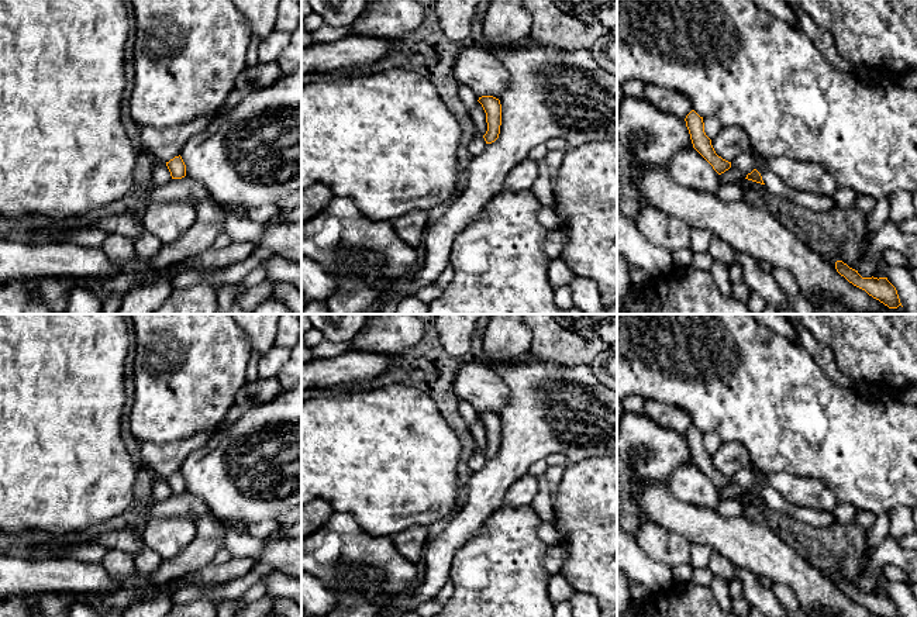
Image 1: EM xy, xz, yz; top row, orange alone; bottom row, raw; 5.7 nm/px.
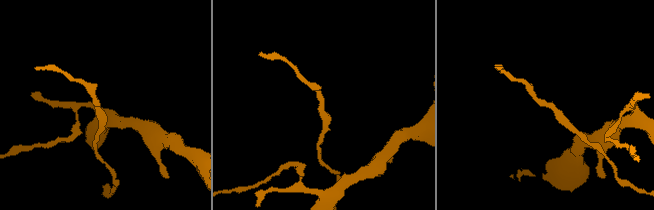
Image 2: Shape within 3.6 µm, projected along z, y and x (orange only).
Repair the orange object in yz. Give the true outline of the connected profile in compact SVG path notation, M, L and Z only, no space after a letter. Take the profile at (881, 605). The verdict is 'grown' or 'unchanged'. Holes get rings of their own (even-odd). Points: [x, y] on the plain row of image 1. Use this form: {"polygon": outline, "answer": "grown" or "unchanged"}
{"polygon": "M842 576L835 578L835 585L849 599L865 606L873 614L879 617L900 617L896 603L887 593L862 593L858 586L849 583Z", "answer": "unchanged"}

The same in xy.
{"polygon": "M180 470L166 478L166 482L170 487L172 494L182 494L186 492L186 480Z", "answer": "unchanged"}

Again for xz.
{"polygon": "M482 411L478 417L482 420L486 428L487 447L483 454L486 459L492 459L499 454L500 449L501 420L500 416L493 411Z", "answer": "unchanged"}

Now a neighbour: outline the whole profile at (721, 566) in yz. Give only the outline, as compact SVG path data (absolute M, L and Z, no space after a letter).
M716 551L710 556L709 568L714 576L718 576L728 583L735 578L735 566L732 562Z

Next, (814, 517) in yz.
M756 468L755 472L758 476L755 485L761 489L762 496L771 510L785 513L813 527L828 527L837 524L831 511L821 511L811 507L800 507L787 503L769 483L759 478L761 472Z

